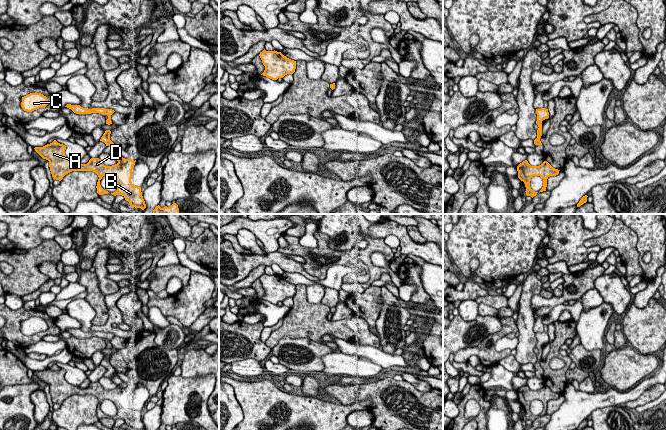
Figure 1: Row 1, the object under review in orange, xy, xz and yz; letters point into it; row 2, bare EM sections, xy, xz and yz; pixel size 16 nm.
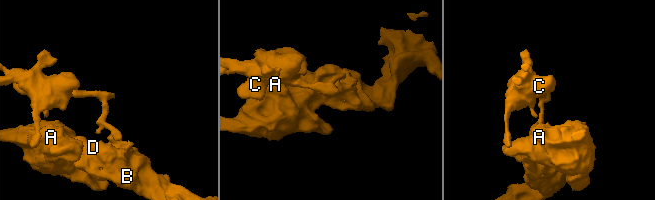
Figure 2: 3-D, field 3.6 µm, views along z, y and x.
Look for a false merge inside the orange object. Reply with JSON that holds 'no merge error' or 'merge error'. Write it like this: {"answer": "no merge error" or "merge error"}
{"answer": "merge error"}

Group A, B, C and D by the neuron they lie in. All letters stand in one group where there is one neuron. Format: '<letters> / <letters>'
A B D / C

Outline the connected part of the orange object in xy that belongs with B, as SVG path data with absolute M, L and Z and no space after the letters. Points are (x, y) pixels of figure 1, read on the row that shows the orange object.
M54 140L52 143L43 147L35 147L35 151L43 158L49 161L49 167L53 179L61 181L63 177L72 171L93 171L99 179L97 182L97 193L99 195L108 194L100 185L103 176L112 177L116 184L117 190L112 195L122 195L131 207L146 208L145 201L142 196L141 187L134 186L131 182L132 170L135 161L123 158L118 152L112 154L112 157L118 161L112 166L105 166L99 158L91 158L87 164L68 159L65 155L66 146Z

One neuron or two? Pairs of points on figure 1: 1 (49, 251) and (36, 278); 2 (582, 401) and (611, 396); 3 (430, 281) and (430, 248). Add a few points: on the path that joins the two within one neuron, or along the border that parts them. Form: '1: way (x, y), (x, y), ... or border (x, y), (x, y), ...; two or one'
1: way (42, 255), (34, 263), (34, 271); one
2: way (589, 401), (604, 399); one
3: border (426, 261), (432, 264); two

